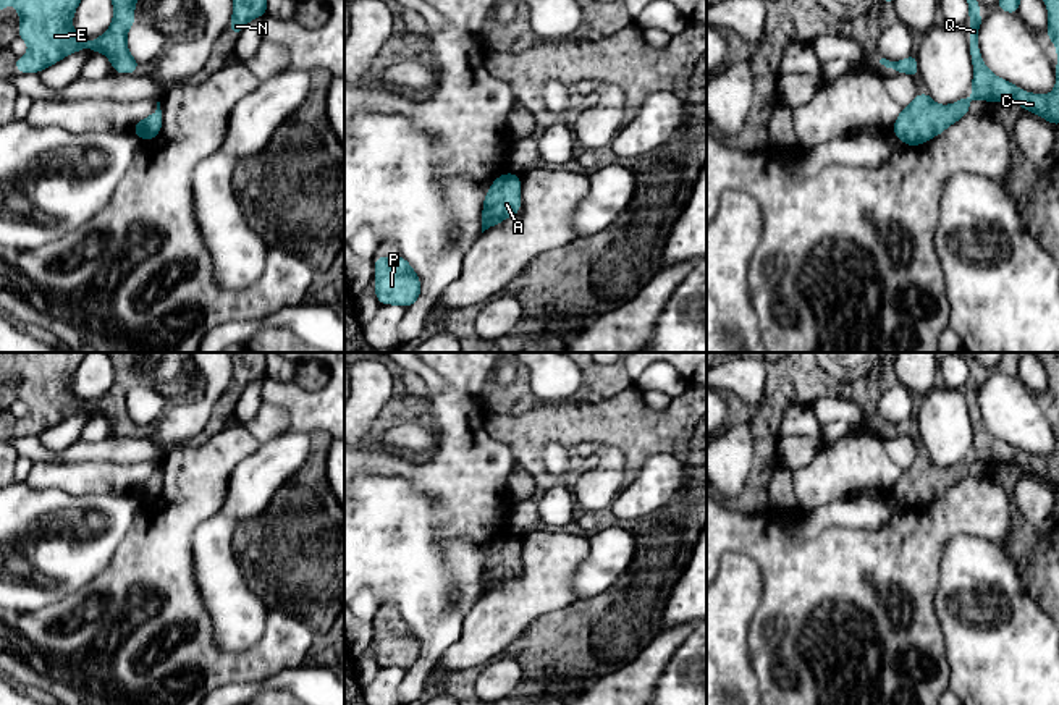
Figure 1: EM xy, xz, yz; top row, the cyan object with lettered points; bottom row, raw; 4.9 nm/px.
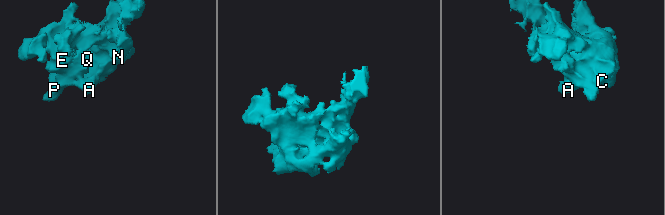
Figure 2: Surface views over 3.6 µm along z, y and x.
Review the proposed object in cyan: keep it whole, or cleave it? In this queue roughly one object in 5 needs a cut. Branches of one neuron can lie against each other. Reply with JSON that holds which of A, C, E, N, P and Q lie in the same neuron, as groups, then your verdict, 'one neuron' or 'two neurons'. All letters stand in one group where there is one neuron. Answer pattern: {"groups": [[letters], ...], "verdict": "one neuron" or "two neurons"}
{"groups": [["A", "C", "E", "N", "P", "Q"]], "verdict": "one neuron"}

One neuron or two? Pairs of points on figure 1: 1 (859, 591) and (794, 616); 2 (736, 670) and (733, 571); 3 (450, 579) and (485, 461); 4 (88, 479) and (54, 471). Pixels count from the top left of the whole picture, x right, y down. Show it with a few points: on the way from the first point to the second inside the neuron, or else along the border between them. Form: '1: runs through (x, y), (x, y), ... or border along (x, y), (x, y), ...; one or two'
1: runs through (843, 602), (833, 602), (818, 616), (810, 616); one
2: runs through (733, 645), (733, 595); one
3: border along (438, 506), (447, 511), (440, 542), (495, 536); two
4: runs through (80, 479), (62, 476); one

